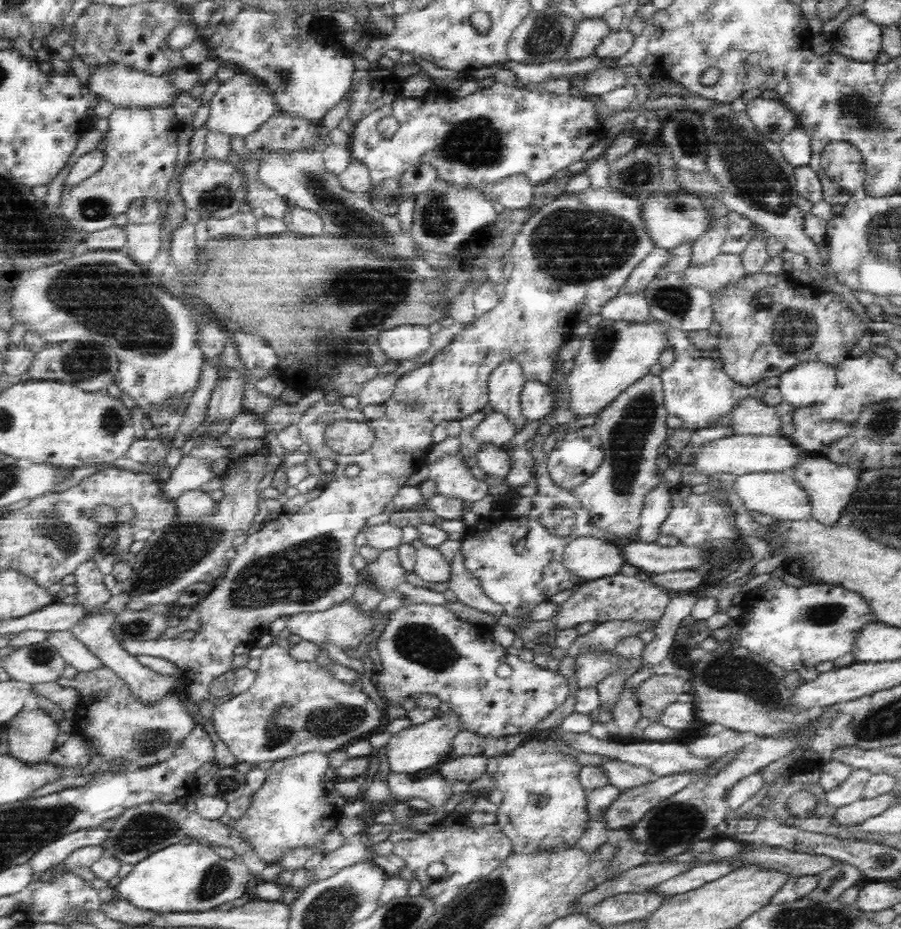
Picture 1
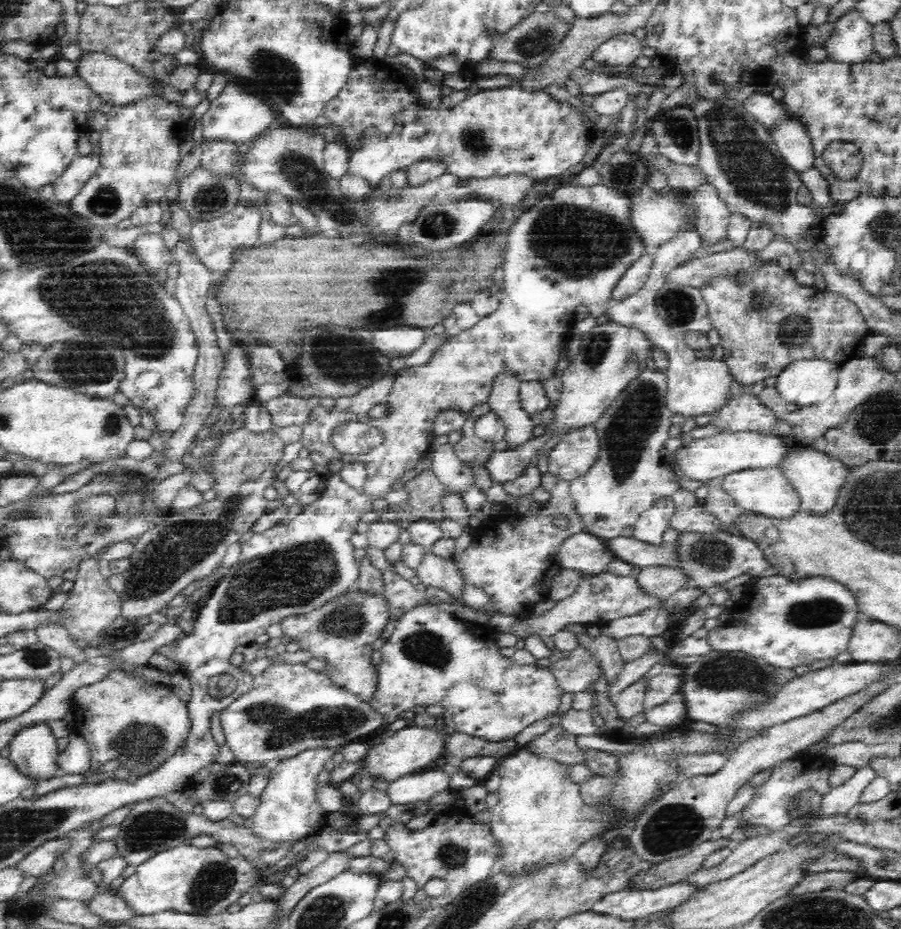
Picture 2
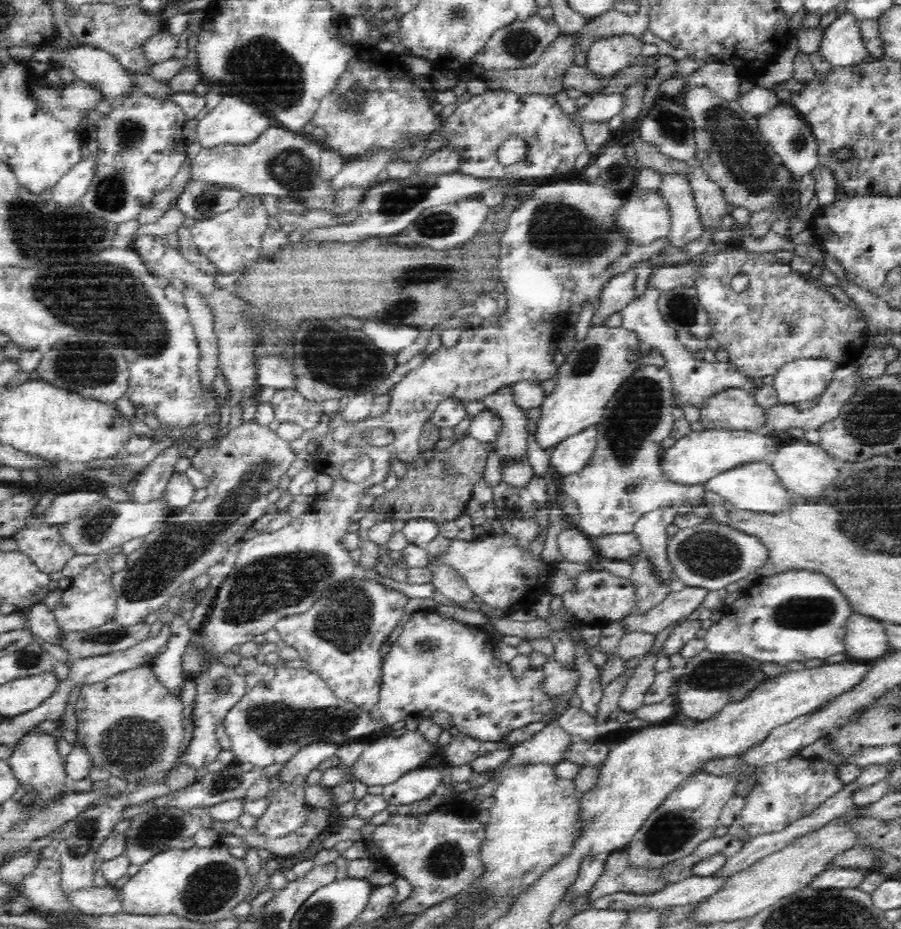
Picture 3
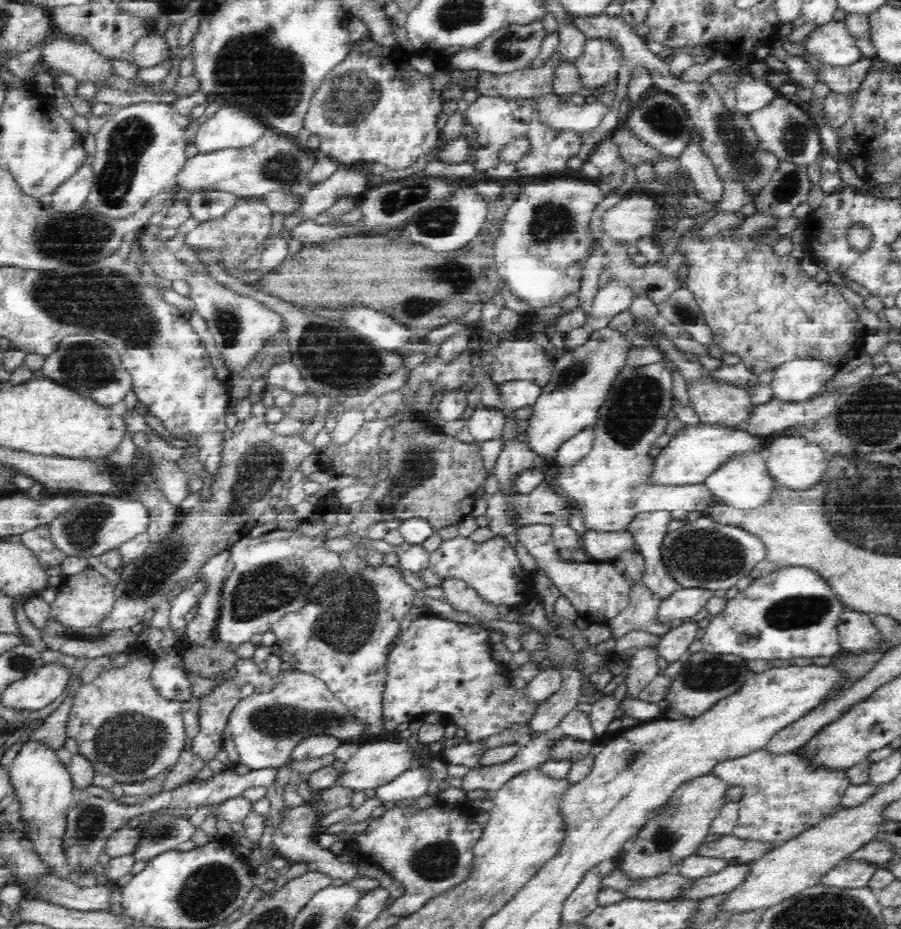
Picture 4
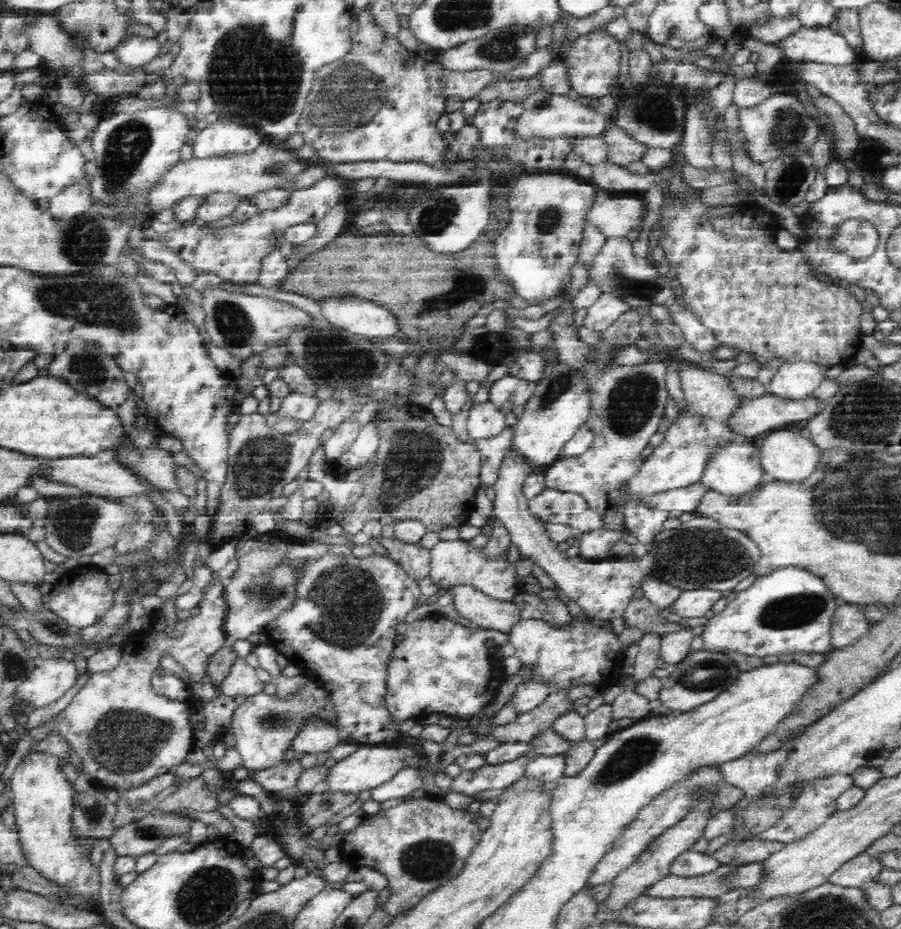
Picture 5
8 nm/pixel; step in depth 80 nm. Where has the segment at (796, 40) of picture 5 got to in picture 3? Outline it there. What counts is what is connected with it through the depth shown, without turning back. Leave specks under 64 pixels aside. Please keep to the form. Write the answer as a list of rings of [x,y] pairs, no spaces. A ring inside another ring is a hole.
[[[846,9],[825,29],[818,52],[832,65],[846,67],[863,62],[870,52],[861,22]]]

